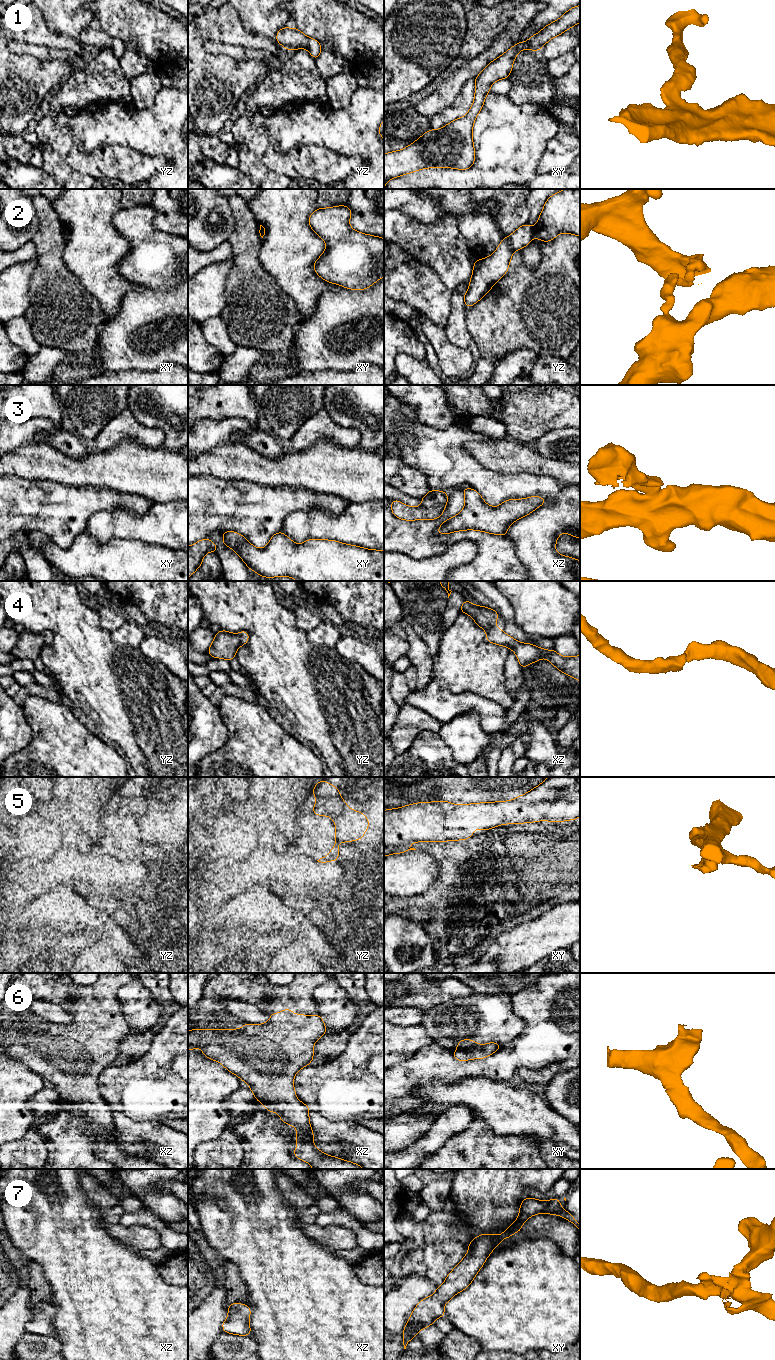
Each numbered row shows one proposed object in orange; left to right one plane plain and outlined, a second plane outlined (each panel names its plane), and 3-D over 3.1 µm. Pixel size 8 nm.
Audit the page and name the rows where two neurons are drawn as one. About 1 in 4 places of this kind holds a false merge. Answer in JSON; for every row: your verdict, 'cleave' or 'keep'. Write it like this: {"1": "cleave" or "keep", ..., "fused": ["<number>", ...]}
{"1": "keep", "2": "cleave", "3": "cleave", "4": "keep", "5": "keep", "6": "keep", "7": "keep", "fused": ["2", "3"]}

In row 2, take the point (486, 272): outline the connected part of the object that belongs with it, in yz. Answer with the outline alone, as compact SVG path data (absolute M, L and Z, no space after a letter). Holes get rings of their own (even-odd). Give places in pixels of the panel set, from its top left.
M522 225L507 238L503 238L492 255L478 259L473 264L470 285L463 295L466 308L473 306L491 291L491 287L507 273L513 252L527 246L534 235L533 227Z

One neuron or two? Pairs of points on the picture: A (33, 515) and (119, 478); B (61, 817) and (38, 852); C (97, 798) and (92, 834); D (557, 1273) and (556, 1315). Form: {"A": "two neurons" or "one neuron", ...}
{"A": "two neurons", "B": "two neurons", "C": "two neurons", "D": "one neuron"}

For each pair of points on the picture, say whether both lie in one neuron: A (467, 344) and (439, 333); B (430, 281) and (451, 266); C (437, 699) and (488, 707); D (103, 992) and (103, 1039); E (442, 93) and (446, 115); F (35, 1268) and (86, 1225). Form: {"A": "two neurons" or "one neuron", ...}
{"A": "two neurons", "B": "two neurons", "C": "one neuron", "D": "one neuron", "E": "two neurons", "F": "two neurons"}

